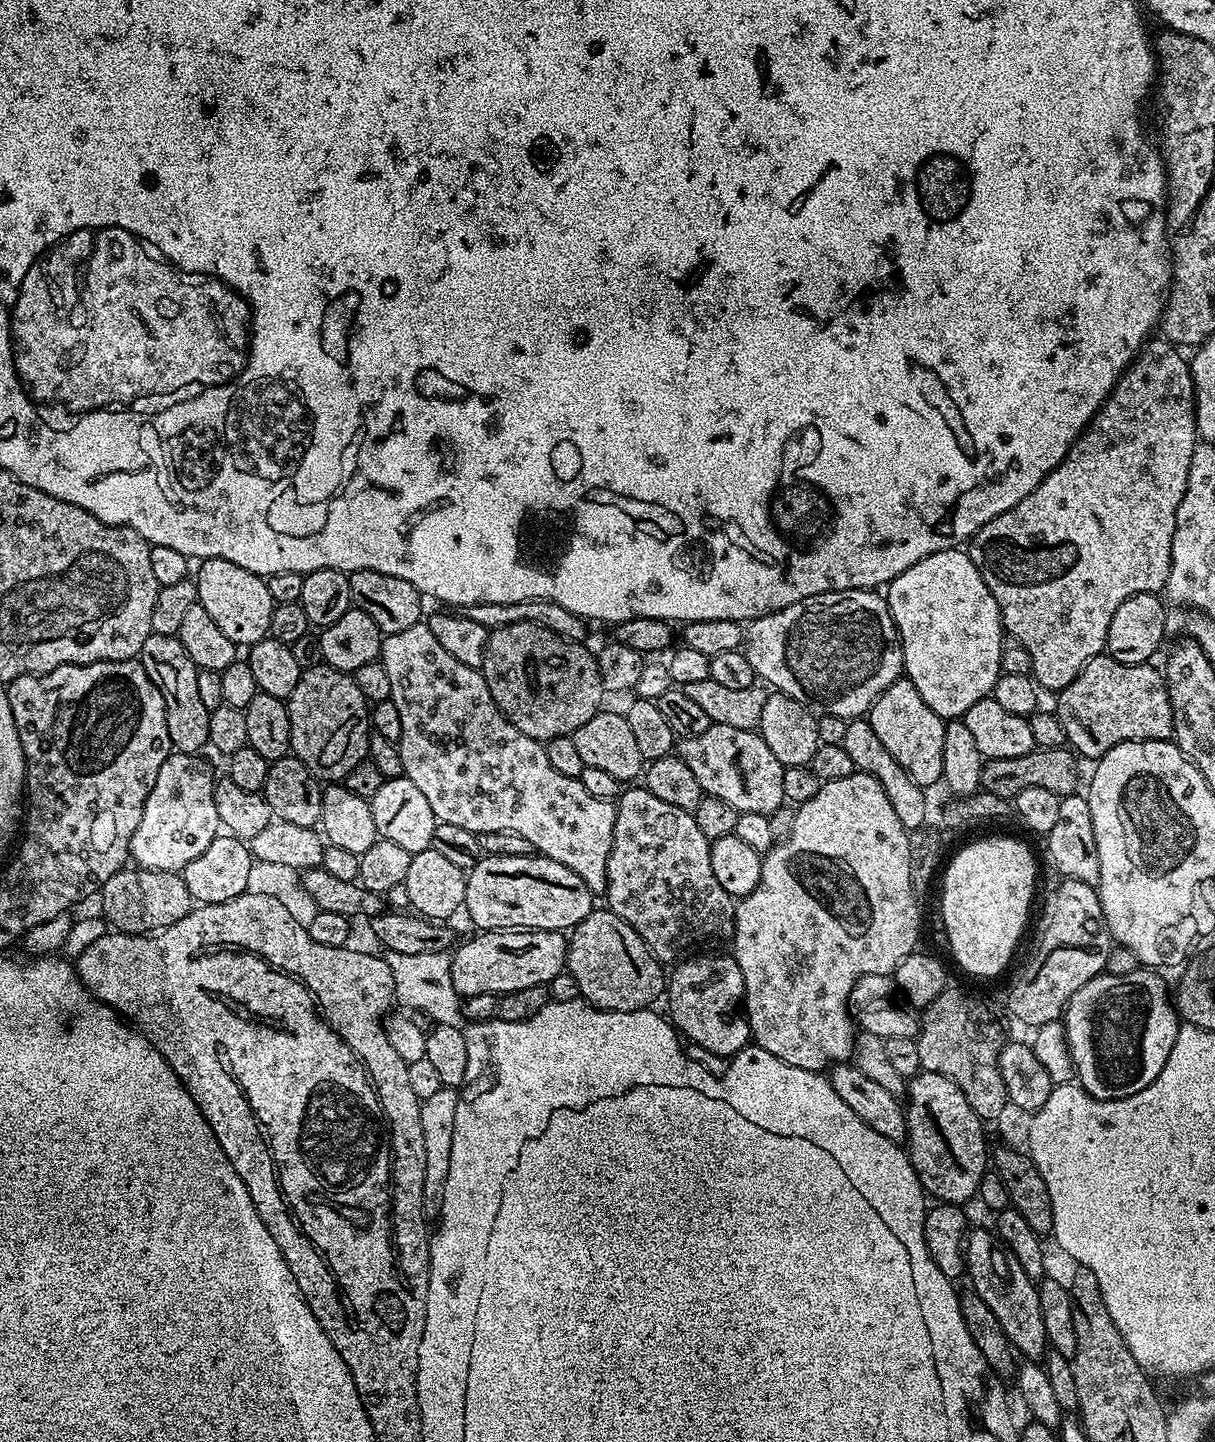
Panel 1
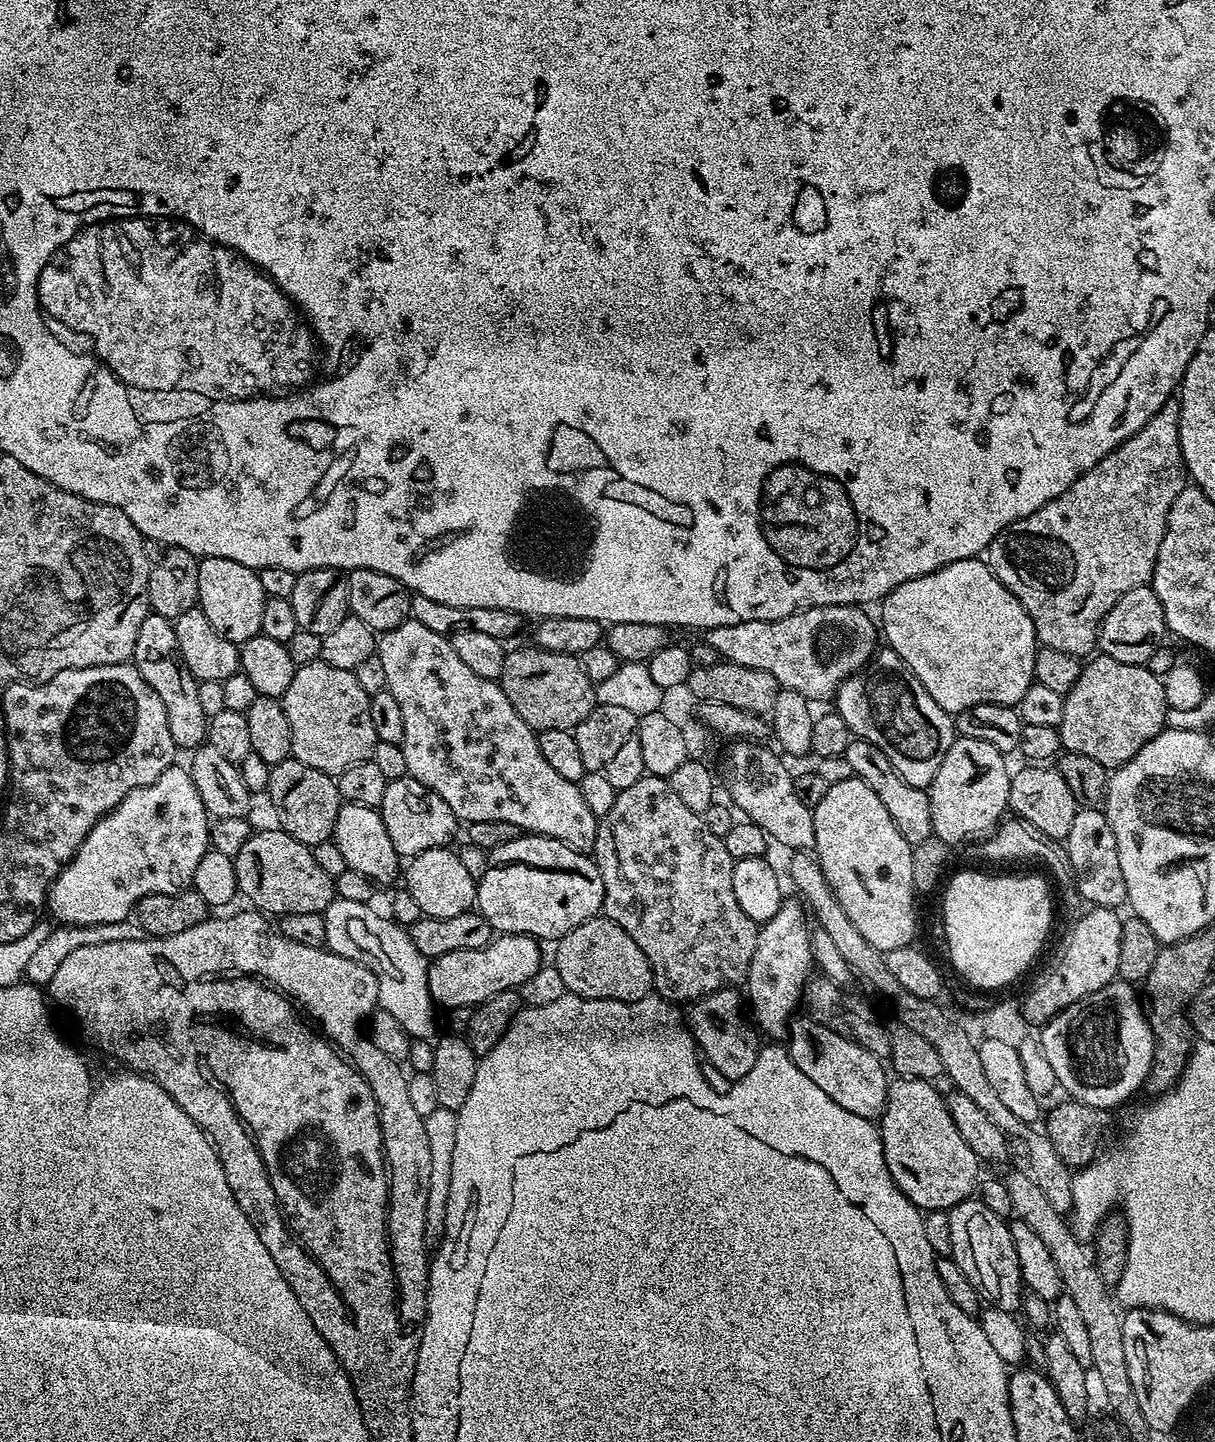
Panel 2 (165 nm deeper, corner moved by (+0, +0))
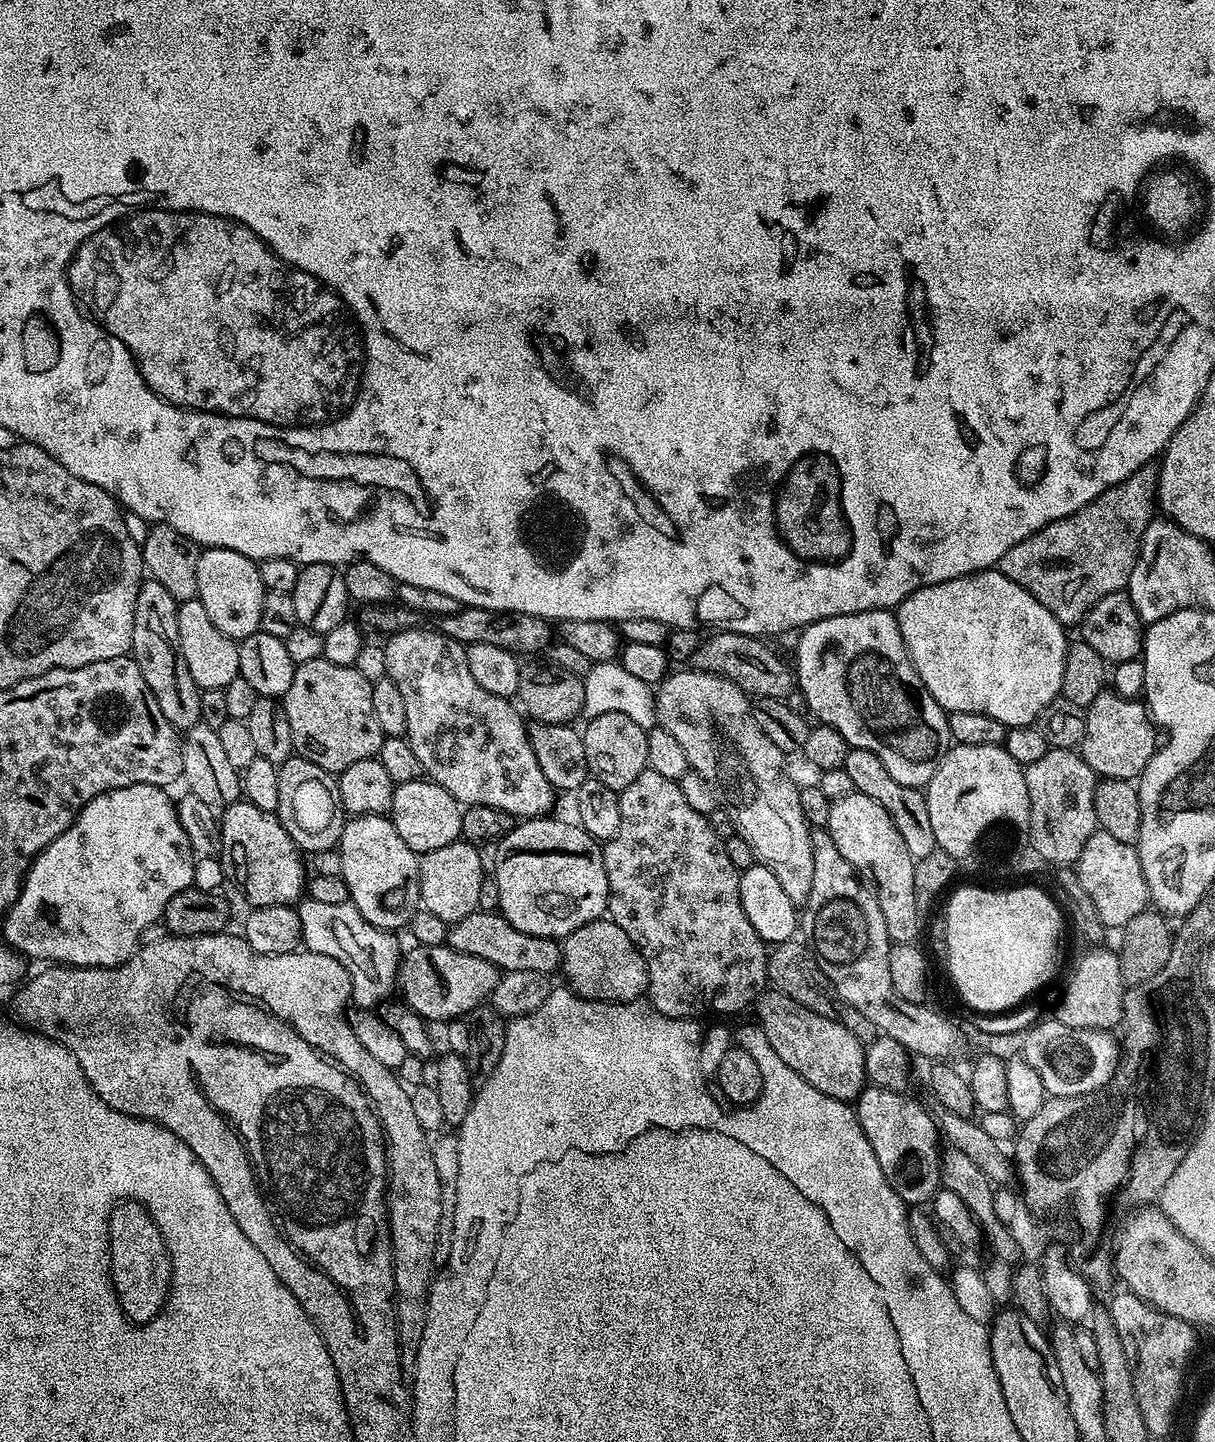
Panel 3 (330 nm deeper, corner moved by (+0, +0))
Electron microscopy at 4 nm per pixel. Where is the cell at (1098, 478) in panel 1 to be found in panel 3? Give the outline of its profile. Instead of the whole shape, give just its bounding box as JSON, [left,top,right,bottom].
[998,463,1158,625]

